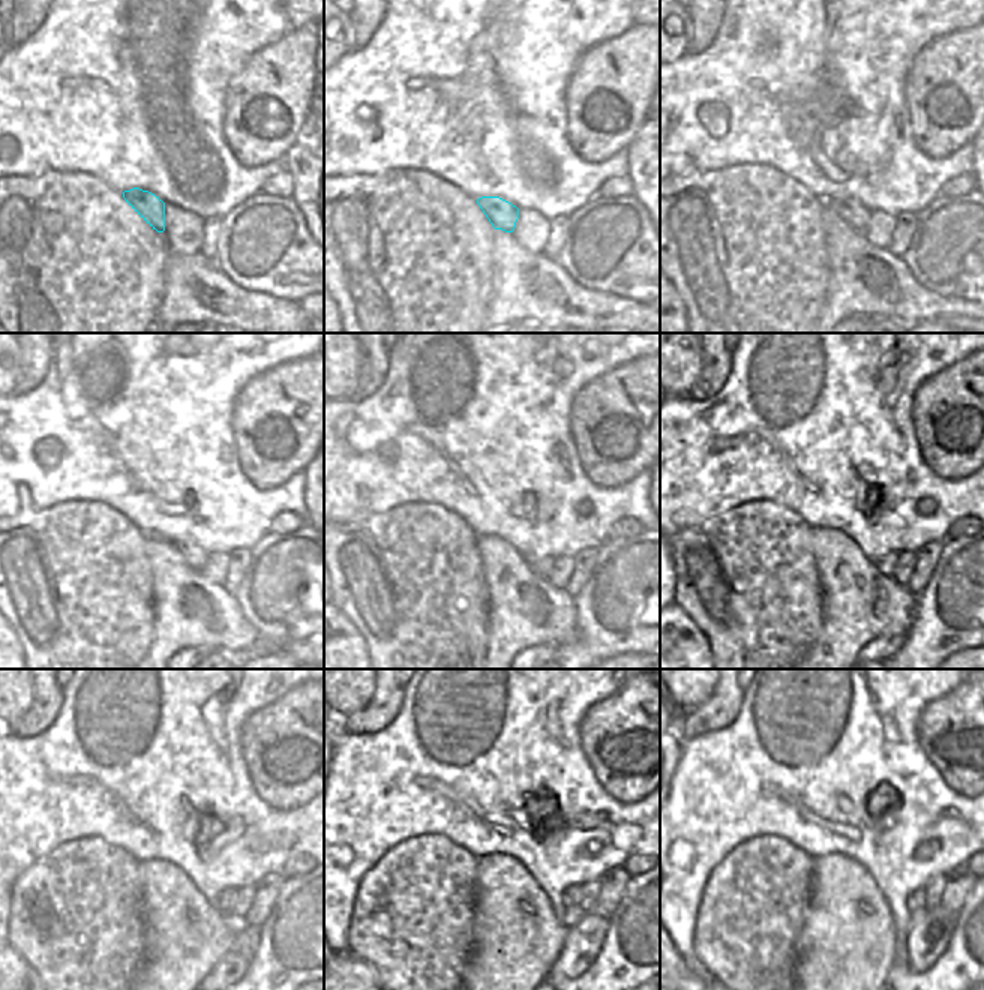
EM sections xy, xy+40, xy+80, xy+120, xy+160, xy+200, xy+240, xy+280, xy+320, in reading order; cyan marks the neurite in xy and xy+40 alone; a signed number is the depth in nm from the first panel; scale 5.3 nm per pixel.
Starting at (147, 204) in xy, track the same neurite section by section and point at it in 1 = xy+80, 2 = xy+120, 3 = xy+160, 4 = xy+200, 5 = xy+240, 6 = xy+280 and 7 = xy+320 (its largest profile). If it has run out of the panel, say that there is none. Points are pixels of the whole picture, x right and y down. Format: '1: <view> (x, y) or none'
1: xy+80 (851, 212)
2: xy+120 (195, 558)
3: xy+160 (542, 567)
4: xy+200 (887, 564)
5: xy+240 (227, 897)
6: xy+280 (572, 896)
7: xy+320 (915, 900)

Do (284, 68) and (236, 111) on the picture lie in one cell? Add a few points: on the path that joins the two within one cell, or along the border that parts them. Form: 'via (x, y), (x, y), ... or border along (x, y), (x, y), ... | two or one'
via (281, 83), (272, 92), (258, 92), (251, 96) | one

